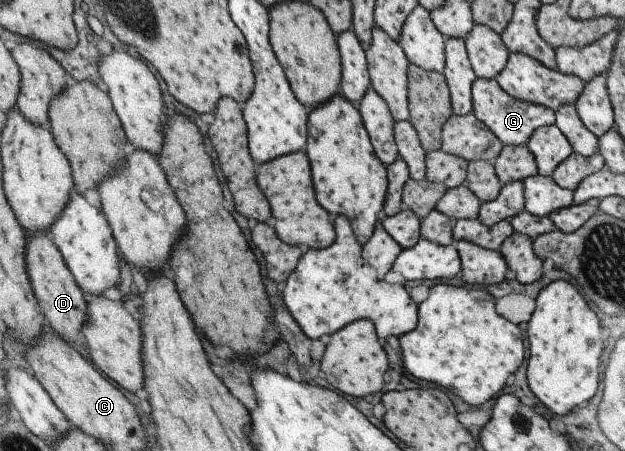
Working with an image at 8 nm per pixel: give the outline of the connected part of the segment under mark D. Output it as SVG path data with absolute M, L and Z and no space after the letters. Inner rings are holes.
M34 233L26 246L26 267L33 287L38 308L45 315L46 322L56 335L62 337L75 350L84 352L82 328L88 321L87 296L76 283L69 267L65 264L59 249L48 234Z

